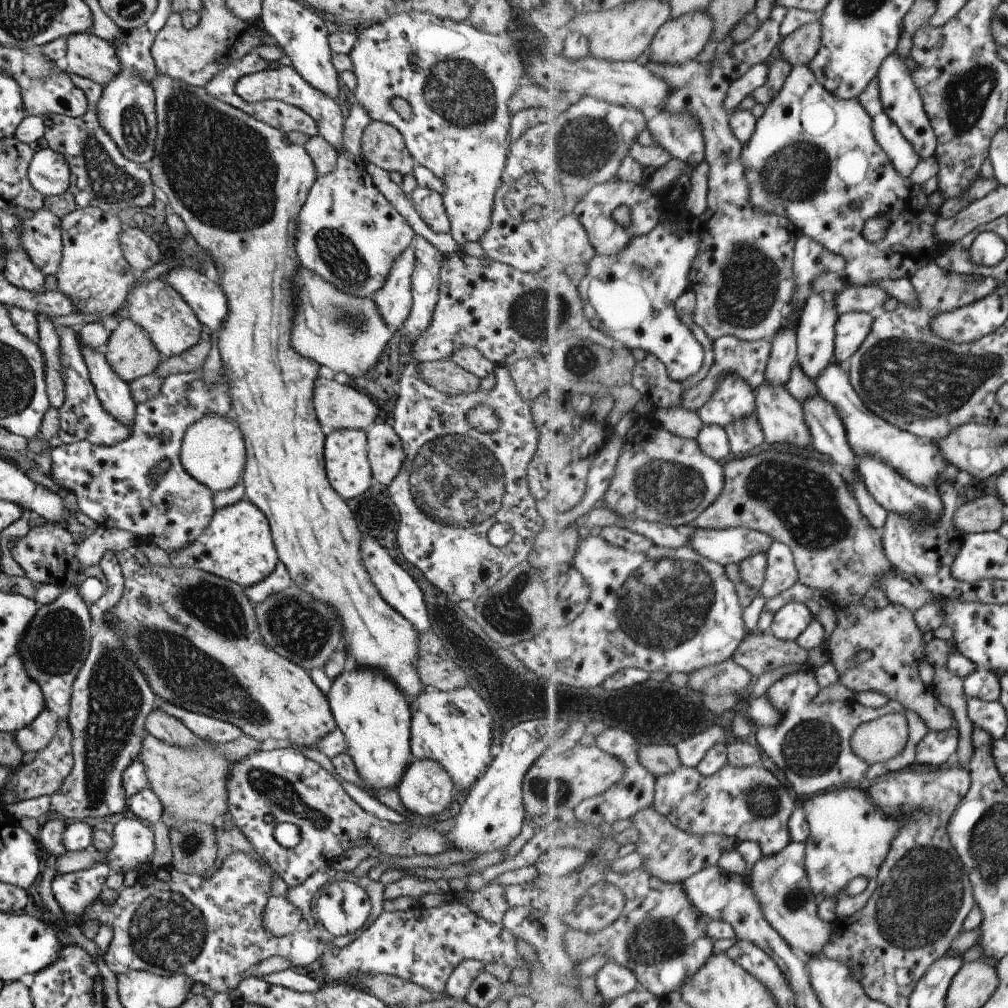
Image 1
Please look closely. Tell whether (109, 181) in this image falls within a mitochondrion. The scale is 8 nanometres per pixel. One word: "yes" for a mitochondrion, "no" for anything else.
yes

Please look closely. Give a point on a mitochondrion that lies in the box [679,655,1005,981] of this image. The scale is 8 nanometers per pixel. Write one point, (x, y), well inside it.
(925, 892)

